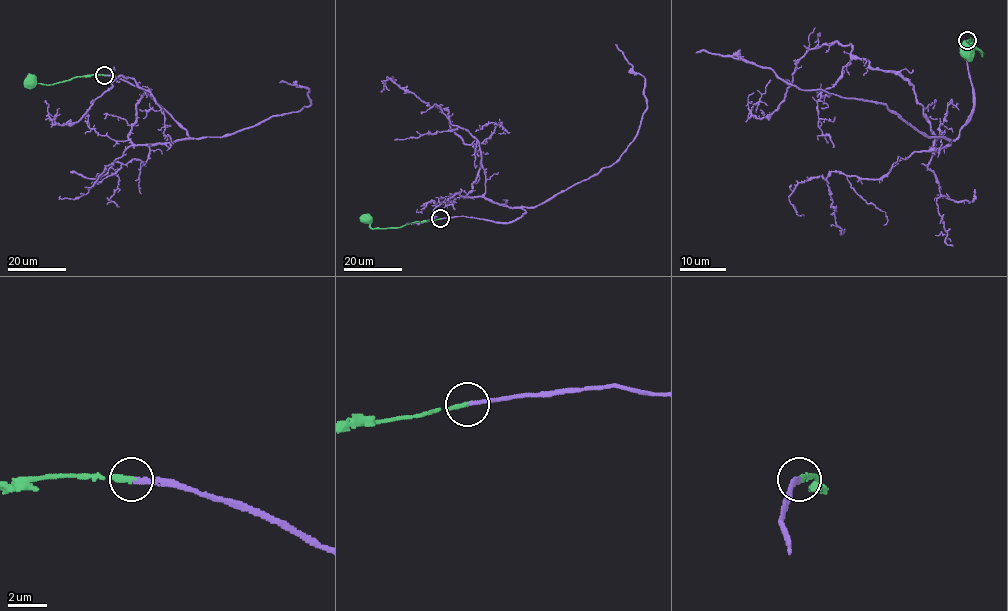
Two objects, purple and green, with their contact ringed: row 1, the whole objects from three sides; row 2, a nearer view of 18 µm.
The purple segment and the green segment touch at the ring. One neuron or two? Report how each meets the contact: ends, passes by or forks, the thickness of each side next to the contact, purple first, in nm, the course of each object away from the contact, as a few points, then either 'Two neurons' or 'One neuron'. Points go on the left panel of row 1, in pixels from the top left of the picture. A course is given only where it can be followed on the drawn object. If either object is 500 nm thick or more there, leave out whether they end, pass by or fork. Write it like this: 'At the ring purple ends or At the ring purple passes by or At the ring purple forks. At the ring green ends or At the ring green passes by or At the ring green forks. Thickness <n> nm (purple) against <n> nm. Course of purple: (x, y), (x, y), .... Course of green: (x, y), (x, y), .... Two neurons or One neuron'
At the ring purple ends. At the ring green ends. Thickness 220 nm (purple) against 260 nm. Course of purple: (105, 75), (146, 91), (189, 138), (134, 144), (145, 91), (121, 75), (77, 121), (53, 124), (45, 100). Course of green: (105, 75), (76, 76), (48, 85), (30, 81). One neuron

